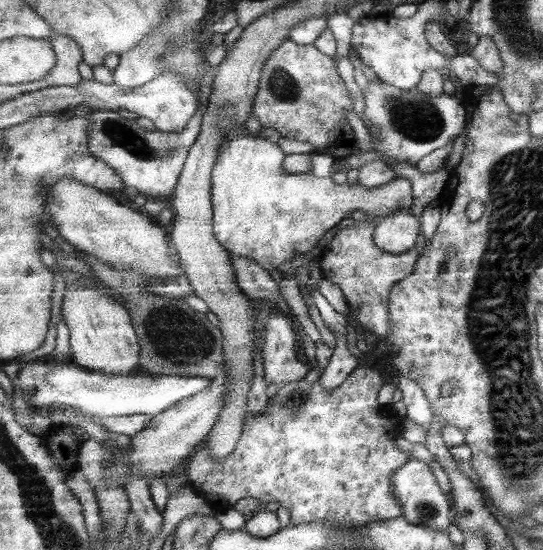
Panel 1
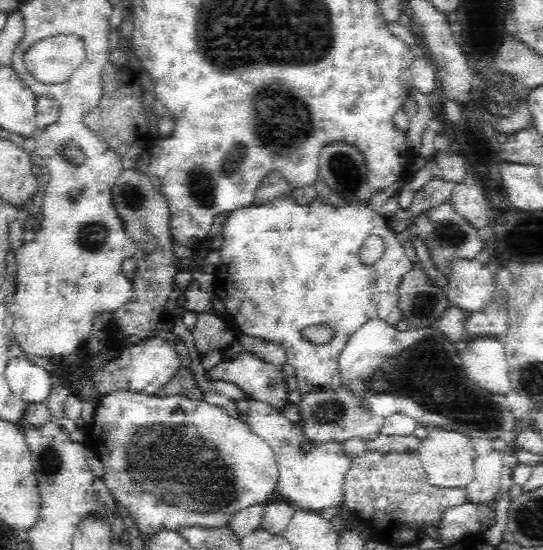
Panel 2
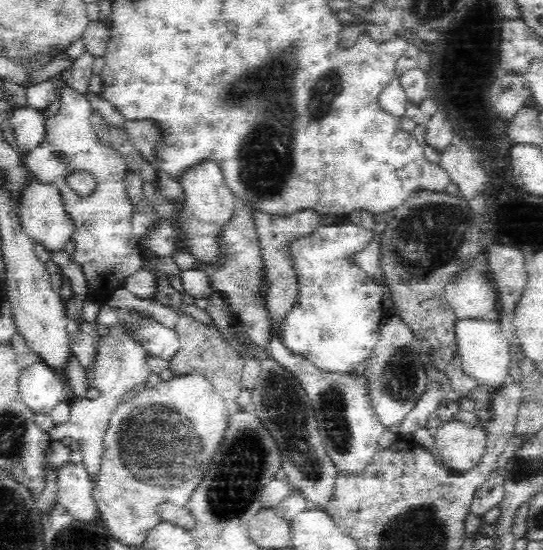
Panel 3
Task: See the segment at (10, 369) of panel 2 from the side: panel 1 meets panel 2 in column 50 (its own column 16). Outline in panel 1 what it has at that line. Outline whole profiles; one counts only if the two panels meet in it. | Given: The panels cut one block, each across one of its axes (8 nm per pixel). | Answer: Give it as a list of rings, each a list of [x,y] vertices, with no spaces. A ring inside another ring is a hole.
[[[73,362],[61,366],[49,364],[25,364],[21,366],[19,374],[13,380],[13,394],[15,390],[23,392],[25,402],[31,410],[45,410],[45,408],[77,408],[85,416],[133,416],[145,414],[149,418],[161,416],[169,412],[169,408],[197,396],[199,392],[211,386],[209,378],[201,376],[103,376],[83,370]]]

